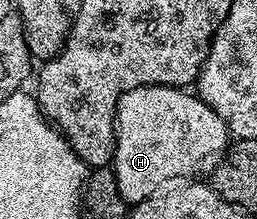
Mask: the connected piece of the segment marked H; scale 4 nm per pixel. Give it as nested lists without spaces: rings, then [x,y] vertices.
[[[140,86],[124,94],[117,105],[115,148],[111,163],[113,175],[125,203],[144,202],[154,197],[164,187],[161,186],[164,182],[181,178],[184,174],[193,174],[204,162],[212,163],[220,159],[230,145],[228,126],[196,93],[180,86]]]

